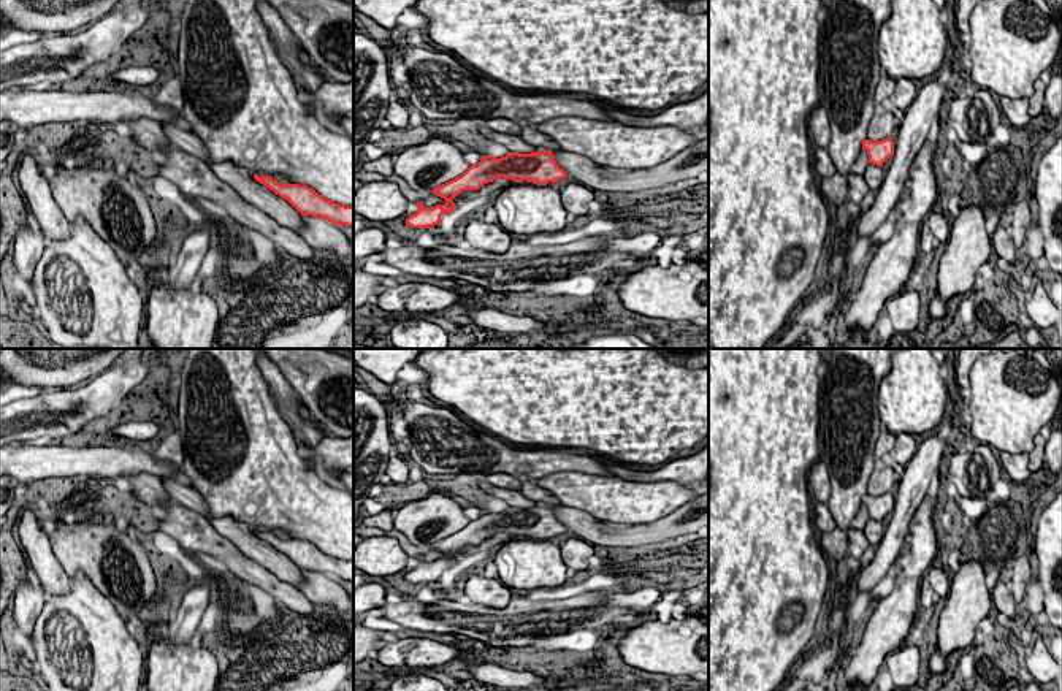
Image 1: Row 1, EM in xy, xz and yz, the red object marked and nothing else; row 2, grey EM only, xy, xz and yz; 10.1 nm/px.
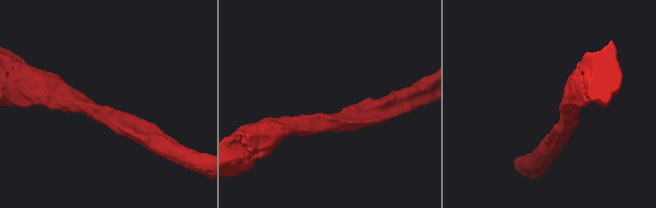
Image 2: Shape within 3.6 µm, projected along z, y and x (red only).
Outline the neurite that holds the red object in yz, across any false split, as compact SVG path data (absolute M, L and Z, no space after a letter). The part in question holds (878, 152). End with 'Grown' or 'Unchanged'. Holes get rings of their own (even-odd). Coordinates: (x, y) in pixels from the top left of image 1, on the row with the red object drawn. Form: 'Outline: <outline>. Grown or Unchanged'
Outline: M884 138L881 141L862 141L862 149L867 151L869 163L873 163L877 166L883 166L883 163L894 155L894 141L892 138Z. Unchanged

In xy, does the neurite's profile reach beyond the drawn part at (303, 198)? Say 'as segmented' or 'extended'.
as segmented

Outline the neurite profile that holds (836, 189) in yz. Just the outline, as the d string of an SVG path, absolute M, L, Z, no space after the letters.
M835 173L832 178L823 178L821 193L824 193L835 206L848 201L846 176Z

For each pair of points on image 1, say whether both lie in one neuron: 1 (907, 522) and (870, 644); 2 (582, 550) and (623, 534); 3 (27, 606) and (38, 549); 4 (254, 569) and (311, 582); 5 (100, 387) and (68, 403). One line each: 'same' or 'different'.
1: same
2: different
3: different
4: different
5: same

